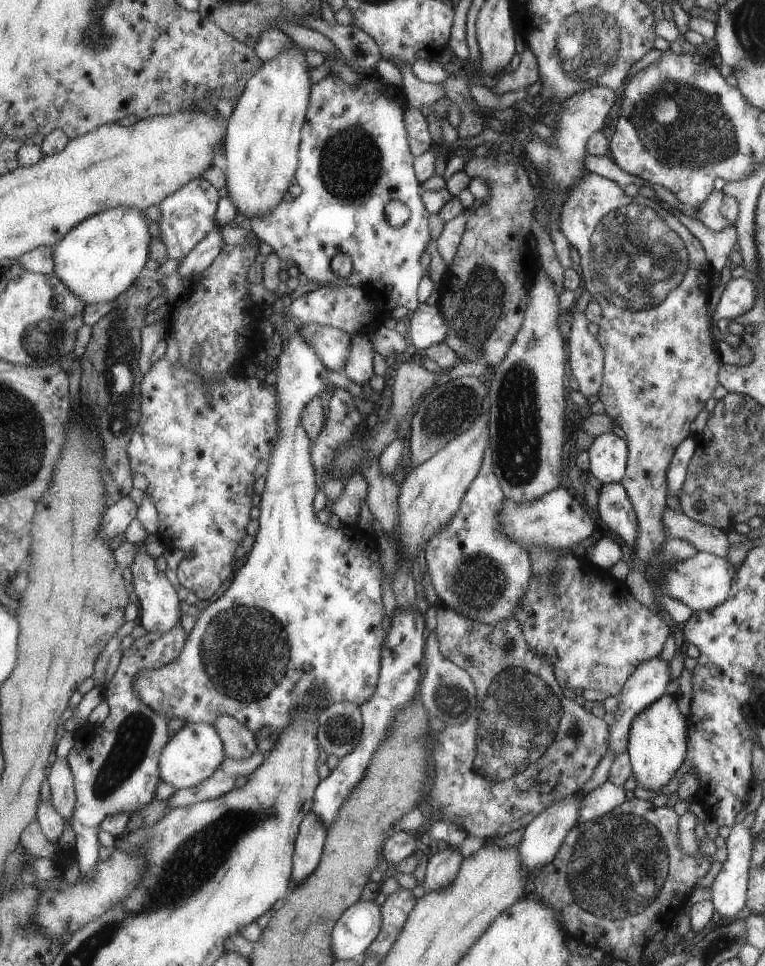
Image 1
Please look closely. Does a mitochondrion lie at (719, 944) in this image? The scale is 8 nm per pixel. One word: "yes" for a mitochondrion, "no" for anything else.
yes

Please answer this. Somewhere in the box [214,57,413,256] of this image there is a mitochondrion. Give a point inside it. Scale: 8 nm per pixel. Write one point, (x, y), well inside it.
(350, 160)

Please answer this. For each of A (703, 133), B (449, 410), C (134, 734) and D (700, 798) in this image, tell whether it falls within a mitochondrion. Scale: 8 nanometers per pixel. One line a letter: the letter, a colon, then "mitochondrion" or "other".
A: mitochondrion
B: mitochondrion
C: mitochondrion
D: other

